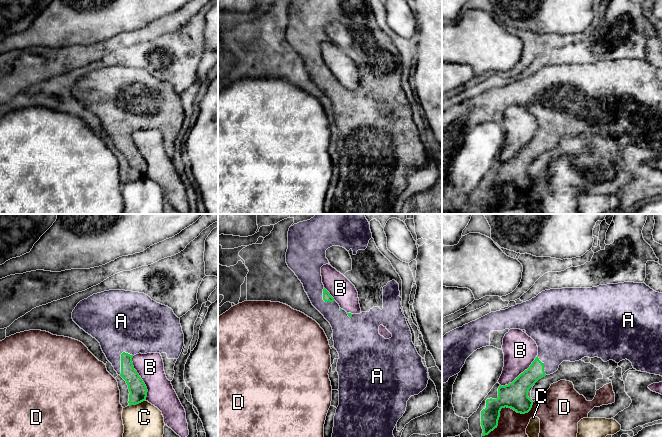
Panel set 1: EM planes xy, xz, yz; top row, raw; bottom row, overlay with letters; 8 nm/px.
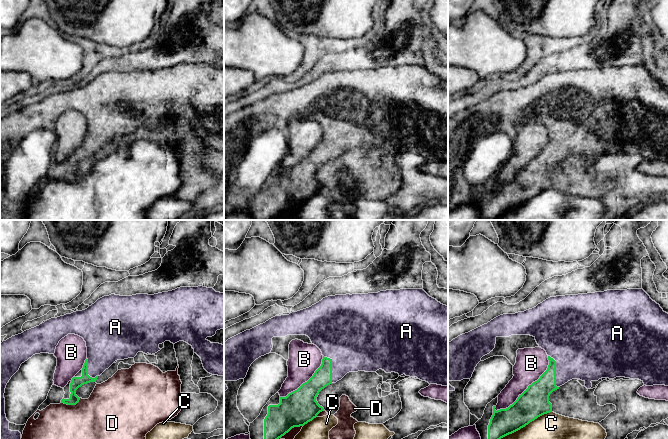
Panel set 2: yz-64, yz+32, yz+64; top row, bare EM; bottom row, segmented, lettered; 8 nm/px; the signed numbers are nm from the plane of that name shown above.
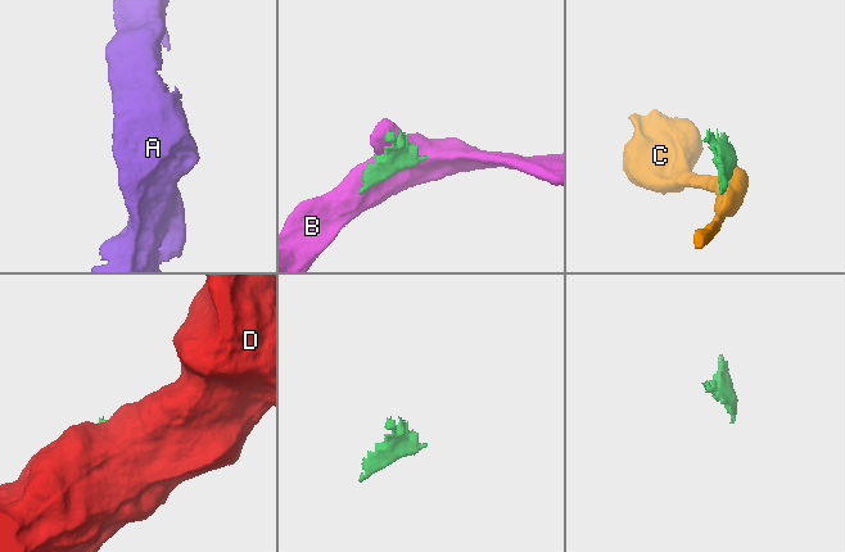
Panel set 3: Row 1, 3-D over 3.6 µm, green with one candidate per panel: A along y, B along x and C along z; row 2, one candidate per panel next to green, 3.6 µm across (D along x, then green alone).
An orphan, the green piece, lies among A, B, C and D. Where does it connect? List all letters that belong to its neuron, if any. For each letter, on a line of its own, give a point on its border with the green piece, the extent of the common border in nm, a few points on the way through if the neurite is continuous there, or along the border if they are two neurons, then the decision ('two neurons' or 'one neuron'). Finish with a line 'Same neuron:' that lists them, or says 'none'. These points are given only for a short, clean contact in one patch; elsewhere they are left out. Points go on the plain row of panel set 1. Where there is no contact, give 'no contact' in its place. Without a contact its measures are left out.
A: contact xy (121, 135); length 200 nm; one neuron
B: contact xy (140, 154); length 360 nm; two neurons
C: contact xy (137, 179); length 150 nm; two neurons
D: contact yz (503, 183); length 500 nm; two neurons
Same neuron: A

